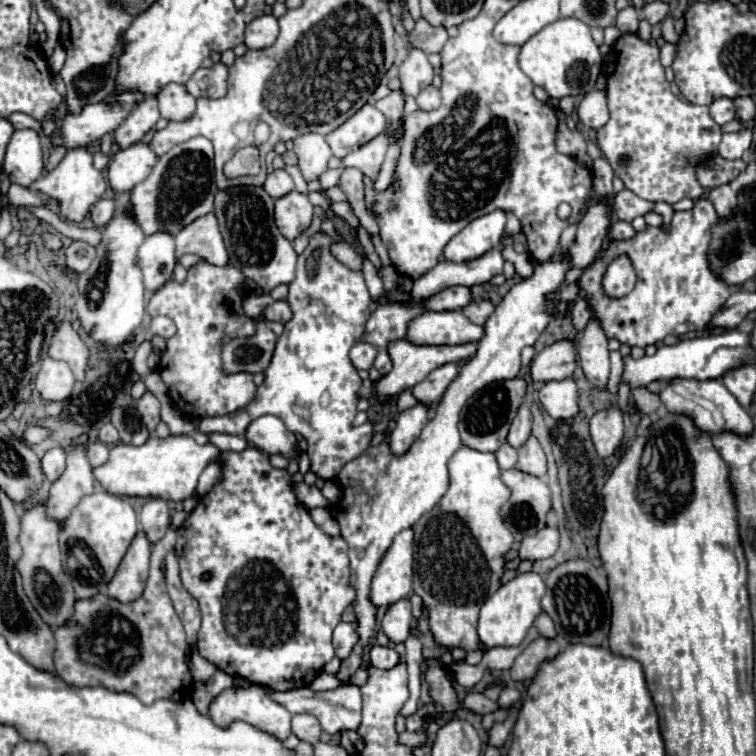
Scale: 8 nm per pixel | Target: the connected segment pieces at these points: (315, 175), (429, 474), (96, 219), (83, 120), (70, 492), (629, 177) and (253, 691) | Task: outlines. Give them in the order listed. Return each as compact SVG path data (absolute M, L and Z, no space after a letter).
M305 133L297 137L293 143L295 143L293 151L299 157L299 169L305 181L319 179L319 175L327 171L327 161L333 157L325 135Z
M567 249L563 253L563 259L537 263L531 277L521 279L517 285L513 285L507 291L507 295L501 299L493 315L483 325L485 335L477 343L477 353L465 365L461 365L455 381L447 387L443 399L437 401L435 405L435 419L425 425L421 437L411 445L407 453L397 457L391 453L387 443L381 443L377 447L371 445L355 461L349 461L337 475L337 483L343 487L343 499L335 509L335 519L341 527L341 537L349 545L351 583L357 591L353 605L355 605L357 633L359 633L357 647L353 649L351 657L343 659L341 671L337 673L337 677L343 683L347 683L347 679L359 669L363 647L369 643L375 629L377 609L369 601L369 587L381 557L393 543L395 535L401 533L403 529L413 527L415 521L423 513L431 511L447 491L449 485L447 461L461 447L457 425L463 405L485 385L493 381L513 379L521 371L521 351L525 345L535 345L539 335L553 319L555 301L549 299L549 295L561 289L569 265L571 263Z
M99 199L93 207L91 207L91 221L95 227L105 227L109 223L109 219L115 213L115 203L109 199Z
M123 91L123 93L113 93L107 99L99 101L99 103L91 103L91 105L83 105L83 109L75 115L75 113L67 113L67 117L61 121L61 137L53 135L51 141L53 145L65 145L67 149L71 147L83 147L83 145L91 145L95 139L101 139L105 133L113 133L131 113L131 109L135 109L135 105L139 101L143 101L143 93L139 91Z
M85 435L77 437L73 445L67 451L67 469L65 473L51 485L49 497L47 497L47 513L49 517L55 517L57 521L65 521L71 513L71 509L89 493L93 493L95 477L93 467L89 465L87 453L85 453Z
M633 33L621 35L613 43L607 61L607 105L611 119L597 131L597 143L607 161L611 163L613 171L623 179L627 189L653 203L677 203L683 197L699 199L705 193L705 189L699 185L695 177L695 165L703 159L703 155L717 153L723 135L721 127L711 119L709 107L677 99L671 93L669 81L665 79L665 69L659 63L659 47L645 43Z
M255 685L249 689L239 689L239 687L231 687L225 689L223 693L219 693L211 705L209 705L209 717L219 725L219 727L227 727L231 721L245 721L261 731L267 731L271 735L275 735L277 739L287 739L291 735L291 713L287 709L283 709L283 705L279 705L277 701L273 701L263 687Z

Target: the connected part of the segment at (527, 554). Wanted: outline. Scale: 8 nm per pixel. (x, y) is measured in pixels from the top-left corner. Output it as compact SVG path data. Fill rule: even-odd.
M545 527L531 537L523 537L519 545L519 559L539 561L551 557L559 547L559 533L553 527Z

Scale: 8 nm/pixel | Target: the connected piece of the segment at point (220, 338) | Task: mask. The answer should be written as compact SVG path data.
M201 259L189 269L185 283L171 279L149 301L149 315L167 315L177 325L177 333L167 341L157 369L173 405L191 419L233 413L255 397L257 387L253 375L223 375L219 371L219 349L223 341L229 337L251 337L255 333L255 321L243 313L243 303L249 293L247 277L241 269L231 263L219 267Z

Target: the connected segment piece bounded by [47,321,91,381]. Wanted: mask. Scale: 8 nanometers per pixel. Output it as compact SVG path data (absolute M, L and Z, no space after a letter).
M69 321L57 323L47 355L53 359L59 359L59 361L65 361L71 367L75 379L83 381L87 367L89 367L91 351Z

